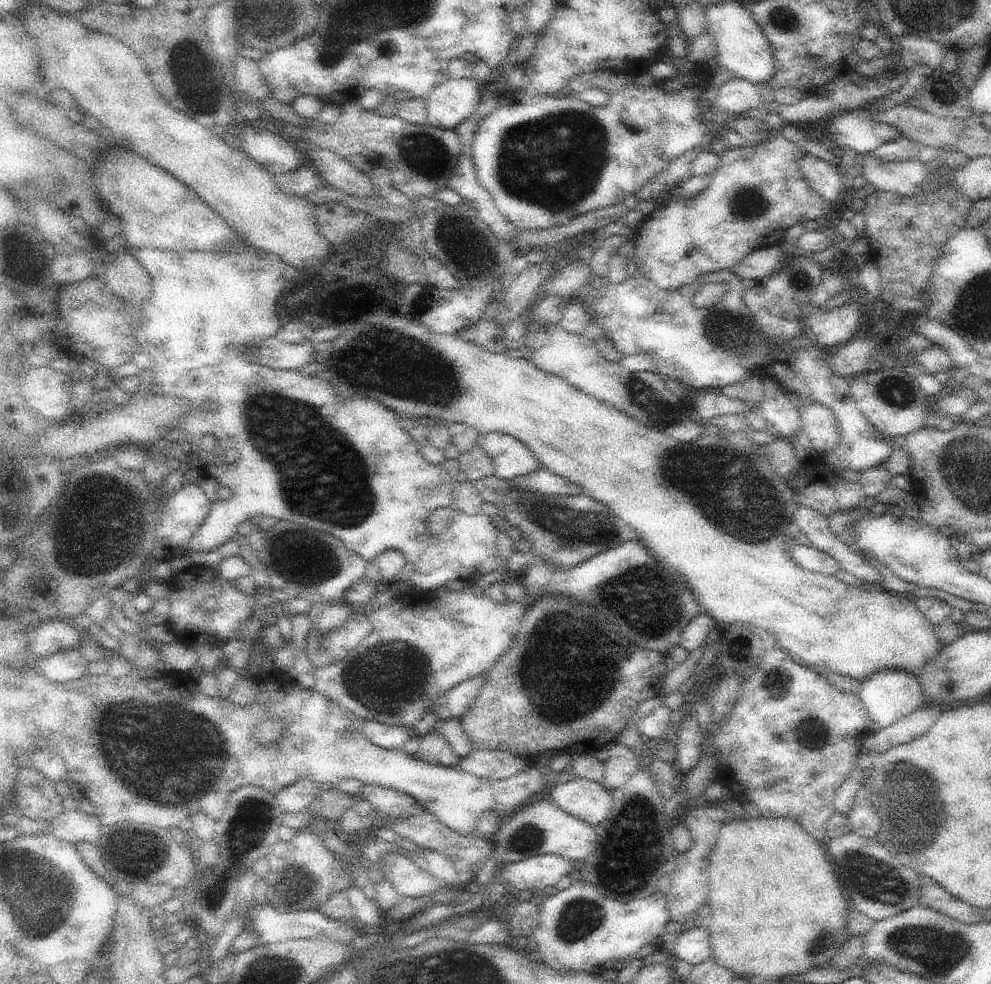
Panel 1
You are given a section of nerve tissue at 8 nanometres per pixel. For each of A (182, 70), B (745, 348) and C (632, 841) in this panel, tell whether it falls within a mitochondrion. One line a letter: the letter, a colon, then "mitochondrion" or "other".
A: mitochondrion
B: mitochondrion
C: mitochondrion

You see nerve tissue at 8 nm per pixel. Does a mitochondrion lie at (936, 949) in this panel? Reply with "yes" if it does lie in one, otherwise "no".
yes

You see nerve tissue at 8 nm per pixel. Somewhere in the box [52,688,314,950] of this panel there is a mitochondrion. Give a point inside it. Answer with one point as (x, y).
(178, 748)

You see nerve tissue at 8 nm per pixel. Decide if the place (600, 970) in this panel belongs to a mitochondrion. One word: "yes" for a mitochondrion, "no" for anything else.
no

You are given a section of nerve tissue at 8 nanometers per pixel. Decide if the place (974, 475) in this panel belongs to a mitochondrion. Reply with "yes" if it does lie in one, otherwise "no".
yes

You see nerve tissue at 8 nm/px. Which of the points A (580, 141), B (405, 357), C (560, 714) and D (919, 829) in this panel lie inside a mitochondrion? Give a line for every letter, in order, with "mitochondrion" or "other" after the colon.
A: mitochondrion
B: mitochondrion
C: mitochondrion
D: mitochondrion

